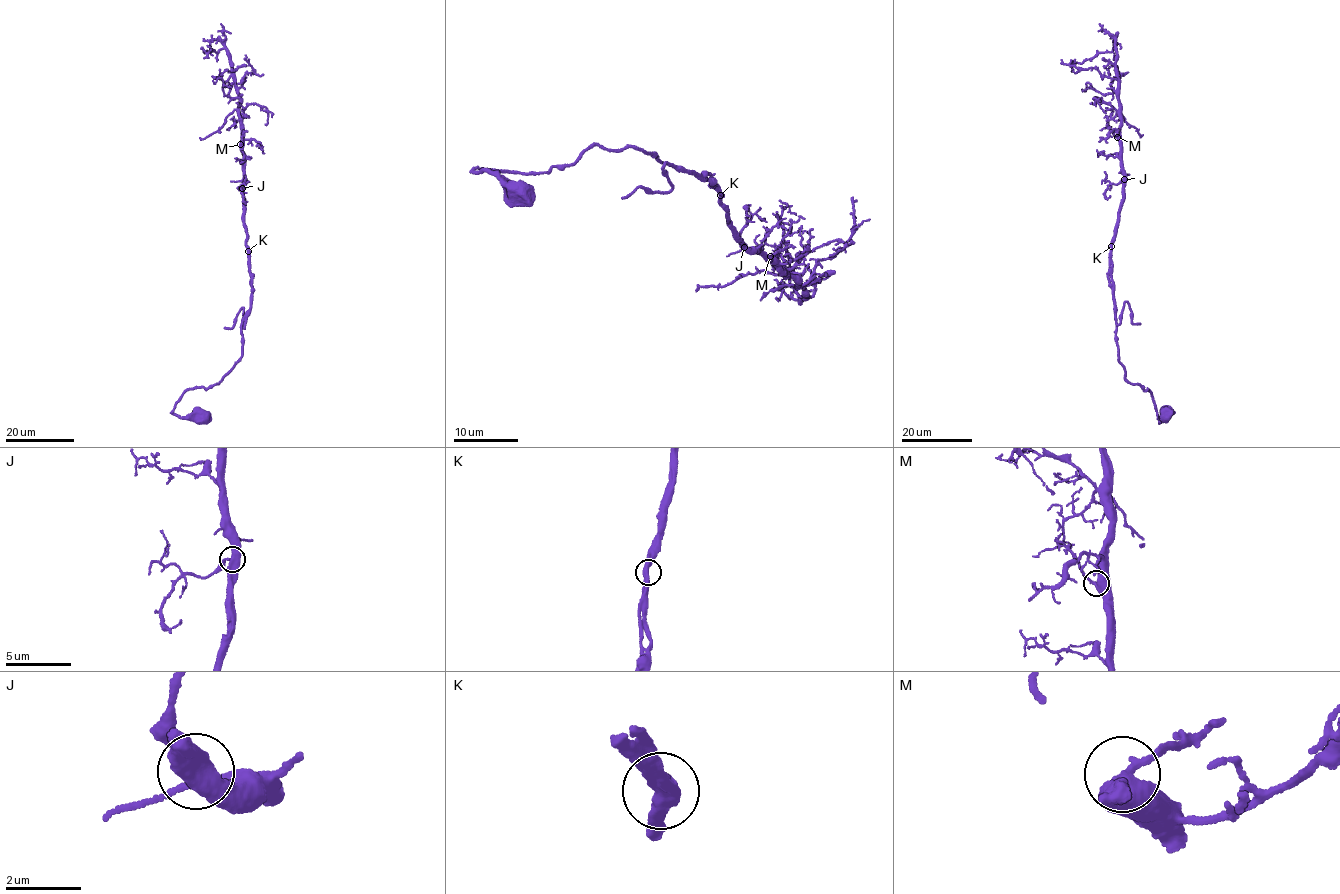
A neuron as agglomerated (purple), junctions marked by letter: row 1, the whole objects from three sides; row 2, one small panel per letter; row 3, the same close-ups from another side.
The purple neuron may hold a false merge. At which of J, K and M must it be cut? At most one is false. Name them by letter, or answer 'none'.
none

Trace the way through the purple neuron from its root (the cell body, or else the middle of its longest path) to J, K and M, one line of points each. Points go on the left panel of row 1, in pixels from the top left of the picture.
J: (203, 417), (181, 417), (172, 412), (186, 391), (212, 387), (241, 356), (241, 322), (253, 290), (242, 188)
K: (203, 417), (181, 417), (172, 412), (186, 391), (212, 387), (241, 356), (241, 322), (253, 290), (248, 250)
M: (203, 417), (181, 417), (172, 412), (186, 391), (212, 387), (240, 358), (241, 322), (253, 290), (240, 144)

